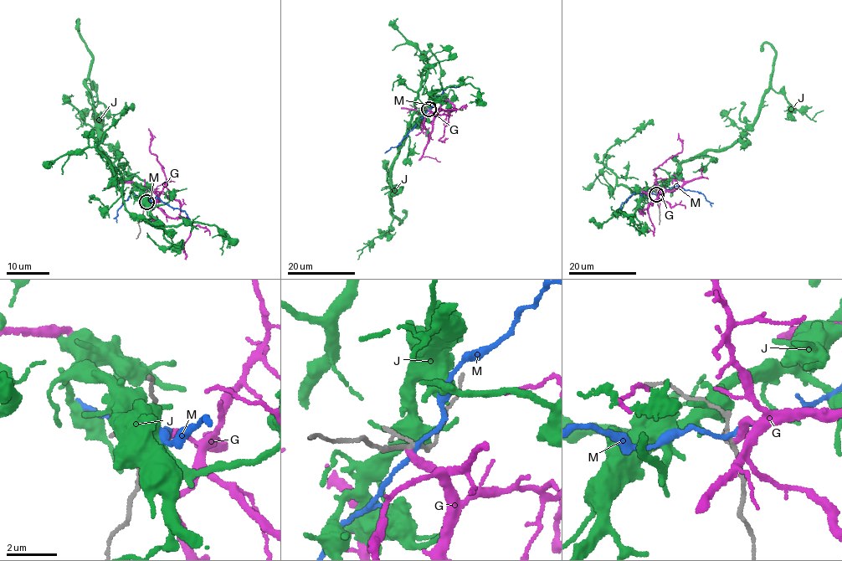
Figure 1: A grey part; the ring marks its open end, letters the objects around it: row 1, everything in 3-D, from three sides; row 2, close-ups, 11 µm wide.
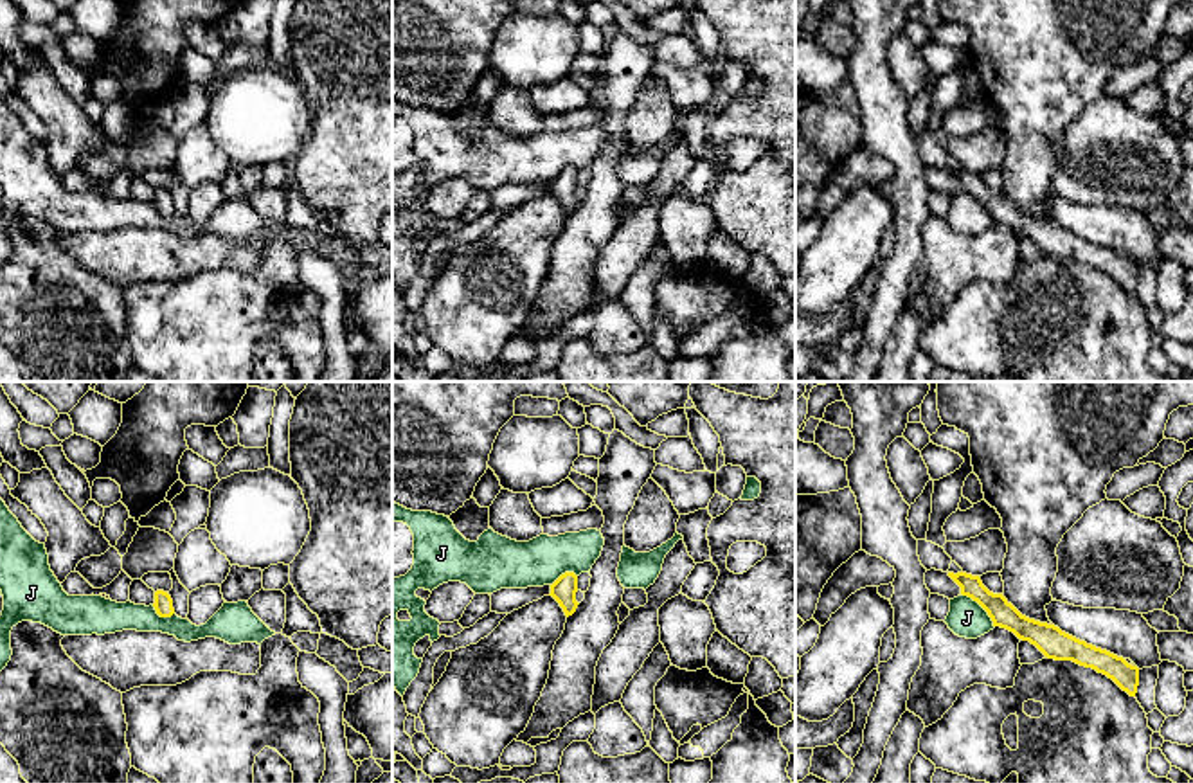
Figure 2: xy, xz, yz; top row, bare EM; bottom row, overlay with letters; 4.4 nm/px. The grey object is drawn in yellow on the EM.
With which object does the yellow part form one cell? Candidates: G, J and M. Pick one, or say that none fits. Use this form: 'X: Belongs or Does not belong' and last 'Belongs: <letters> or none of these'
G: Belongs
J: Does not belong
M: Does not belong
Belongs: G

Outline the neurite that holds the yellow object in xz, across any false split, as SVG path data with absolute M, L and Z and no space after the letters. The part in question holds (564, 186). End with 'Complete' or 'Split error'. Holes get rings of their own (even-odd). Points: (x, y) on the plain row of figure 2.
M565 169L551 182L549 193L552 193L560 200L565 212L569 214L576 209L579 202L576 198L576 189L578 189L578 173L574 169Z. Complete

